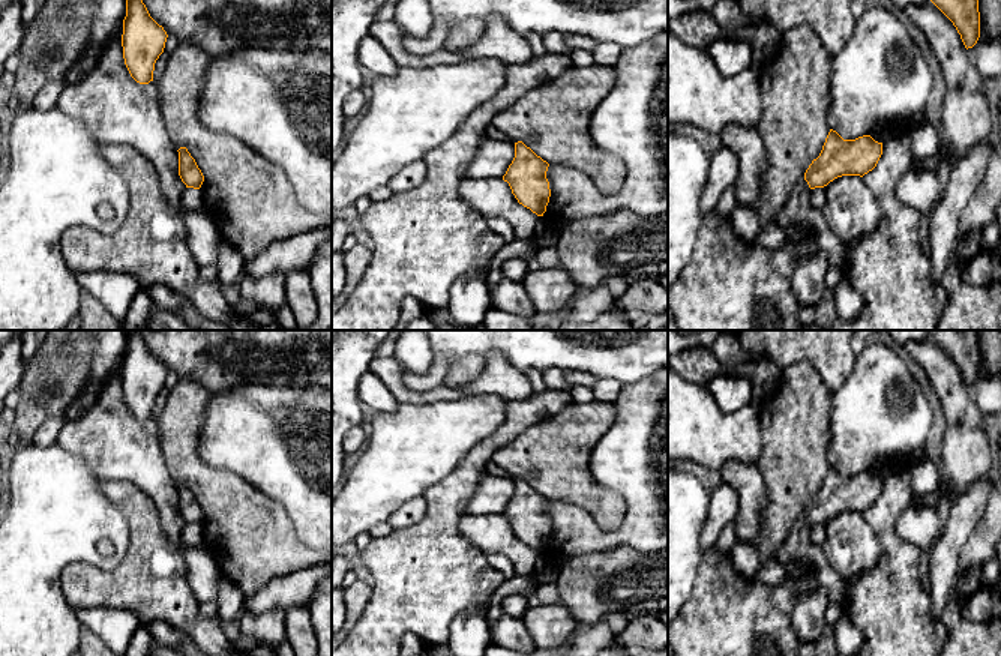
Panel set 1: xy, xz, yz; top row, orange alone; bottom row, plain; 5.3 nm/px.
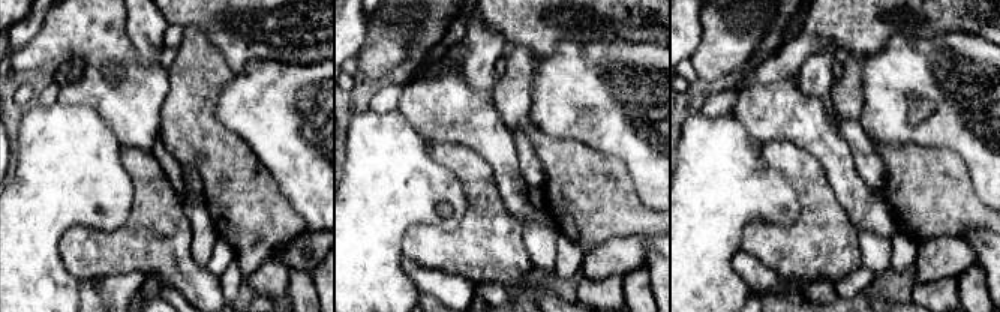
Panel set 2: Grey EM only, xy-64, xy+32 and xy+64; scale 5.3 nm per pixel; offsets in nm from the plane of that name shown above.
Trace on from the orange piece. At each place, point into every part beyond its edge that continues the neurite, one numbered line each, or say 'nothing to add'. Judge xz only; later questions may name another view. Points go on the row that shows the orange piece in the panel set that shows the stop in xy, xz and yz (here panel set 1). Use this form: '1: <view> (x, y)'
nothing to add

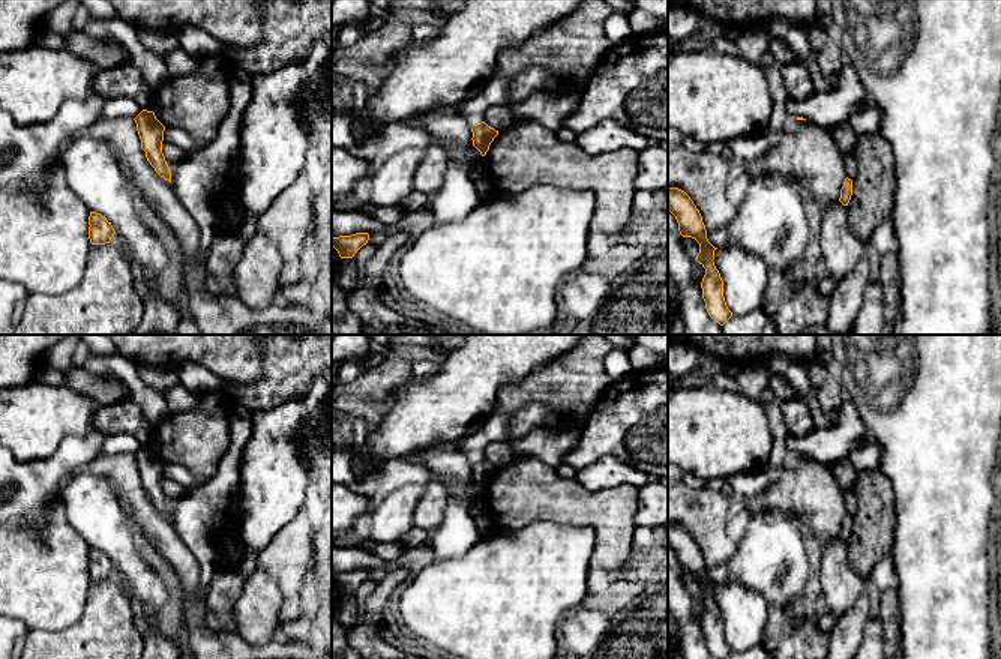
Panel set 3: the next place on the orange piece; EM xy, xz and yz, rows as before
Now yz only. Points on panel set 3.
nothing to add

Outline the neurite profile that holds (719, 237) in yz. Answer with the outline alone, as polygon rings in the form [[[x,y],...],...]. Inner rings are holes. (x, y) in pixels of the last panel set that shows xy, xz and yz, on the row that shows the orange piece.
[[[726,228],[707,231],[707,239],[714,248],[729,246],[729,236]]]

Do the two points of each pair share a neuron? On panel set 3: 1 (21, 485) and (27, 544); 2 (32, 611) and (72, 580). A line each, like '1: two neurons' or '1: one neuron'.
1: two neurons
2: one neuron

